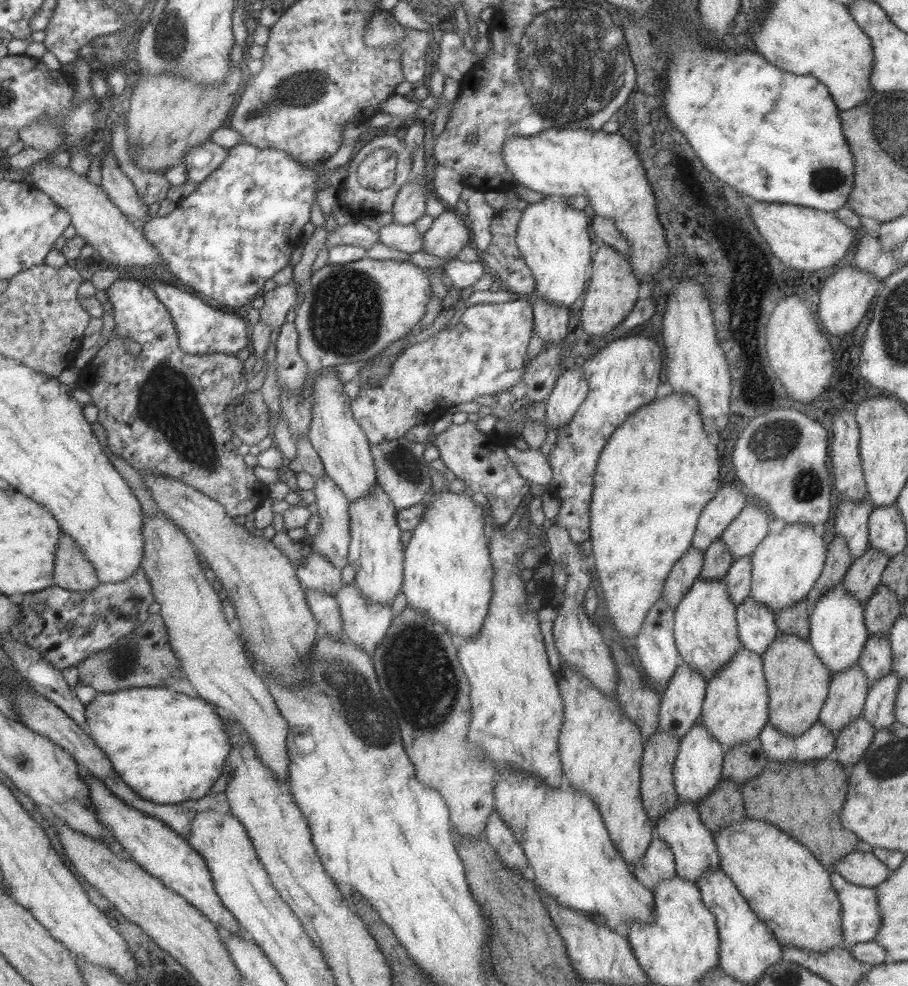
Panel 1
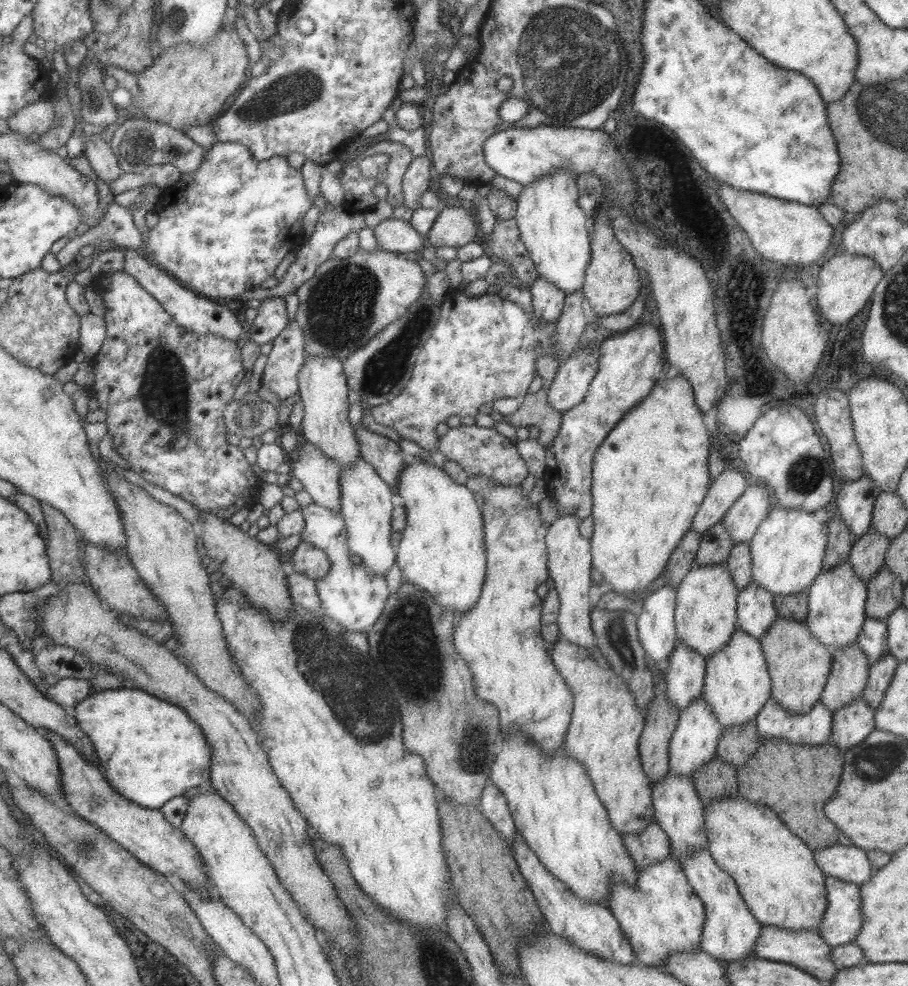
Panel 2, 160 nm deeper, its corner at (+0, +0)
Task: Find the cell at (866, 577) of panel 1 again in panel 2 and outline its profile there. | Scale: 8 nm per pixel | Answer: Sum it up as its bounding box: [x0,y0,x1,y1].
[847,528,889,582]

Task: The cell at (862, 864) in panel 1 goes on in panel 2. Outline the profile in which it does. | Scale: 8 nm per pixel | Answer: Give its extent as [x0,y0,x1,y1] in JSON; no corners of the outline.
[812,846,873,885]

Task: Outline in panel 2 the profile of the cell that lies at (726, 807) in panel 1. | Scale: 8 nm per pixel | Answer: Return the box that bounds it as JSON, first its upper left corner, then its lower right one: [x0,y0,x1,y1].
[691,754,737,806]

